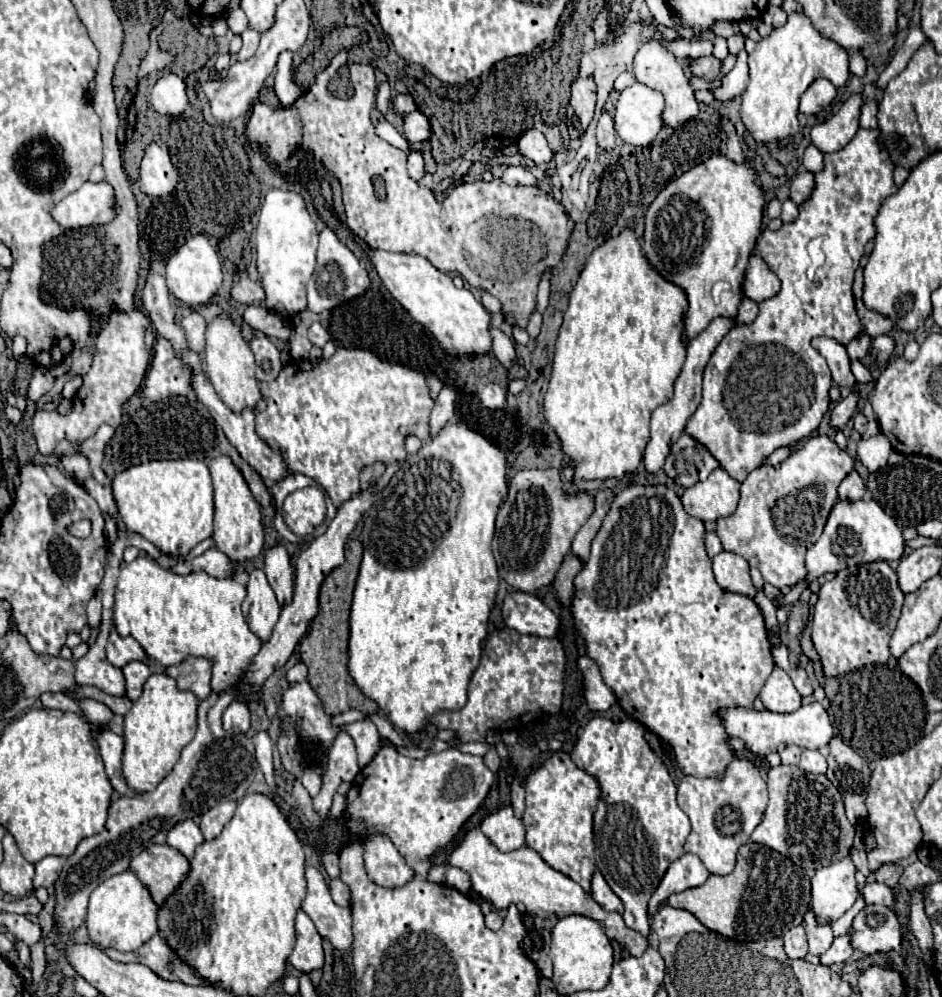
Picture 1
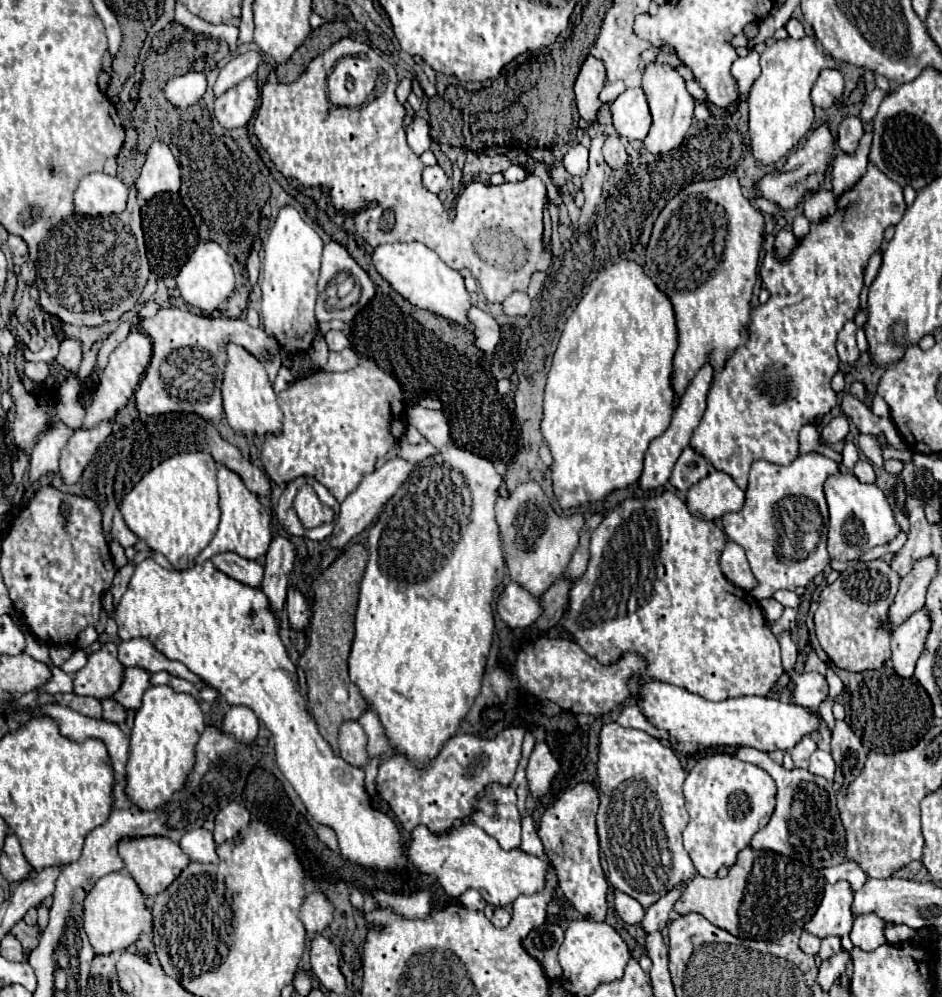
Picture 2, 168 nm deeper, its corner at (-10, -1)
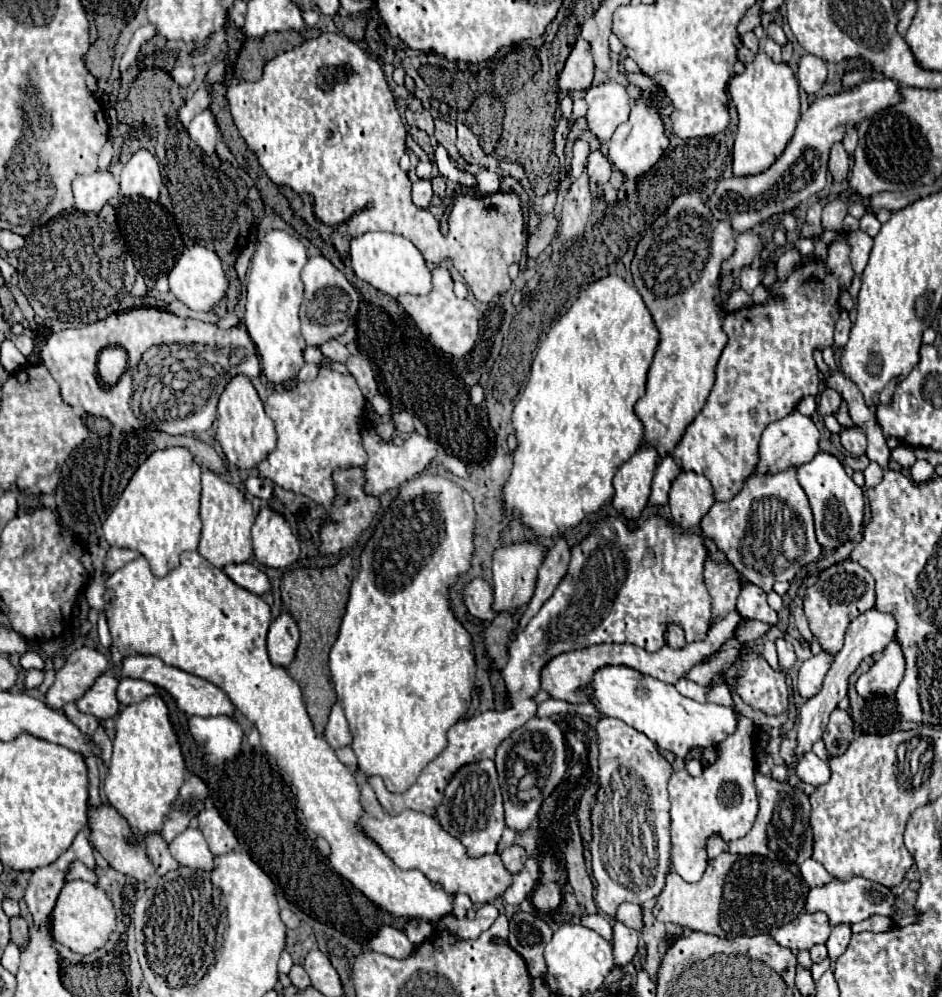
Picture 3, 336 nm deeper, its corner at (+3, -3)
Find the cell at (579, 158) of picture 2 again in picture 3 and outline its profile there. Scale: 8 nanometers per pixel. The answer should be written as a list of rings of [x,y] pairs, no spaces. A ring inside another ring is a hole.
[[[577,139],[577,147],[573,149],[573,161],[571,161],[571,175],[575,179],[583,173],[585,163],[587,163],[587,157],[589,157],[589,143]]]

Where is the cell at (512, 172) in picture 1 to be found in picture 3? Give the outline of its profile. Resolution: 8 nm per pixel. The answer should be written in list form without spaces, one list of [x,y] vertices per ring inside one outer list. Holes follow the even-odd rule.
[[[481,171],[479,175],[475,173],[475,177],[479,179],[479,191],[483,193],[483,195],[489,195],[489,193],[495,193],[495,191],[499,191],[499,175],[497,173],[491,173],[491,171]]]

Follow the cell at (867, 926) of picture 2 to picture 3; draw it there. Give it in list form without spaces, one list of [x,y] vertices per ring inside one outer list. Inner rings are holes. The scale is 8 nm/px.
[[[835,925],[825,943],[831,961],[835,961],[847,949],[849,941],[851,941],[851,925]]]

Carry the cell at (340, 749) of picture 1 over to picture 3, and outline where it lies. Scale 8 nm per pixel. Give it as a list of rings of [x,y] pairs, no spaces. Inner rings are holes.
[[[339,703],[333,705],[331,709],[331,715],[329,715],[329,723],[325,727],[325,741],[333,747],[333,749],[343,749],[343,747],[349,747],[351,741],[353,741],[353,735],[351,735],[351,729],[349,729],[349,723],[347,723],[347,717],[341,709]]]

